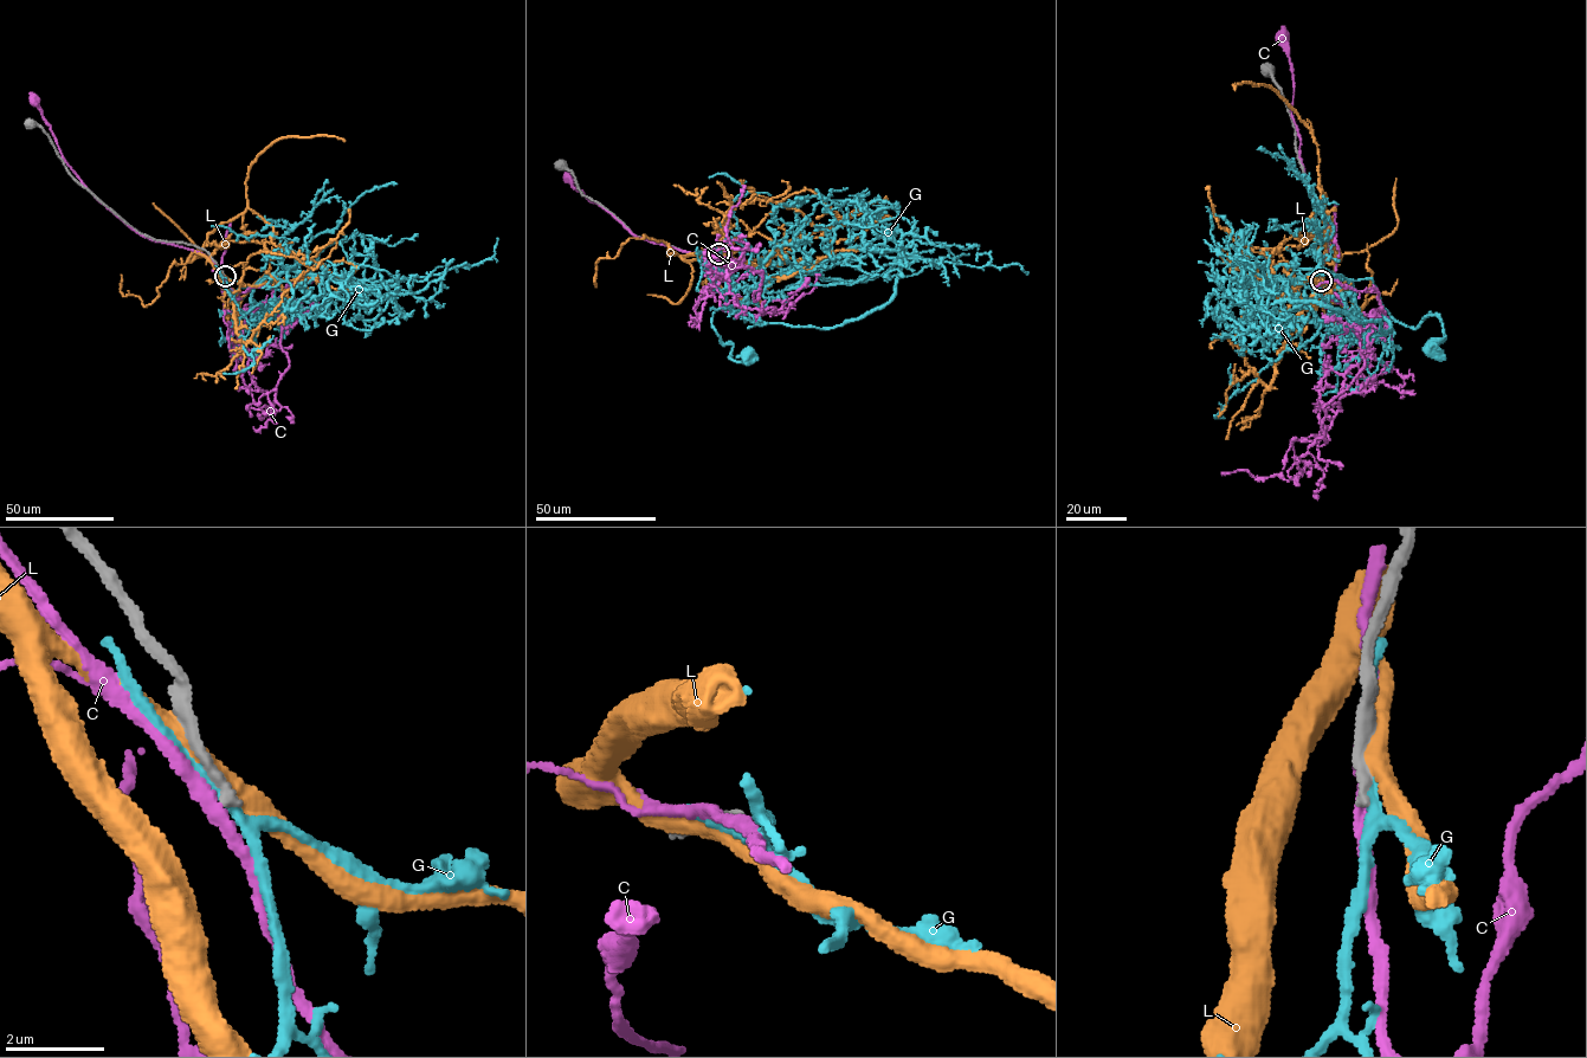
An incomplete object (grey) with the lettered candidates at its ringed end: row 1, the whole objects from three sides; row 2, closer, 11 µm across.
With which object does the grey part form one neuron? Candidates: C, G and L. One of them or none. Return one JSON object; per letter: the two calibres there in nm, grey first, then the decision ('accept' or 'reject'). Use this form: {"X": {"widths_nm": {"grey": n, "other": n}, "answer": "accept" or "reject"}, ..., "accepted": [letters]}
{"C": {"widths_nm": {"grey": 280, "other": 240}, "answer": "reject"}, "G": {"widths_nm": {"grey": 300, "other": 220}, "answer": "reject"}, "L": {"widths_nm": {"grey": 240, "other": 360}, "answer": "reject"}, "accepted": []}

